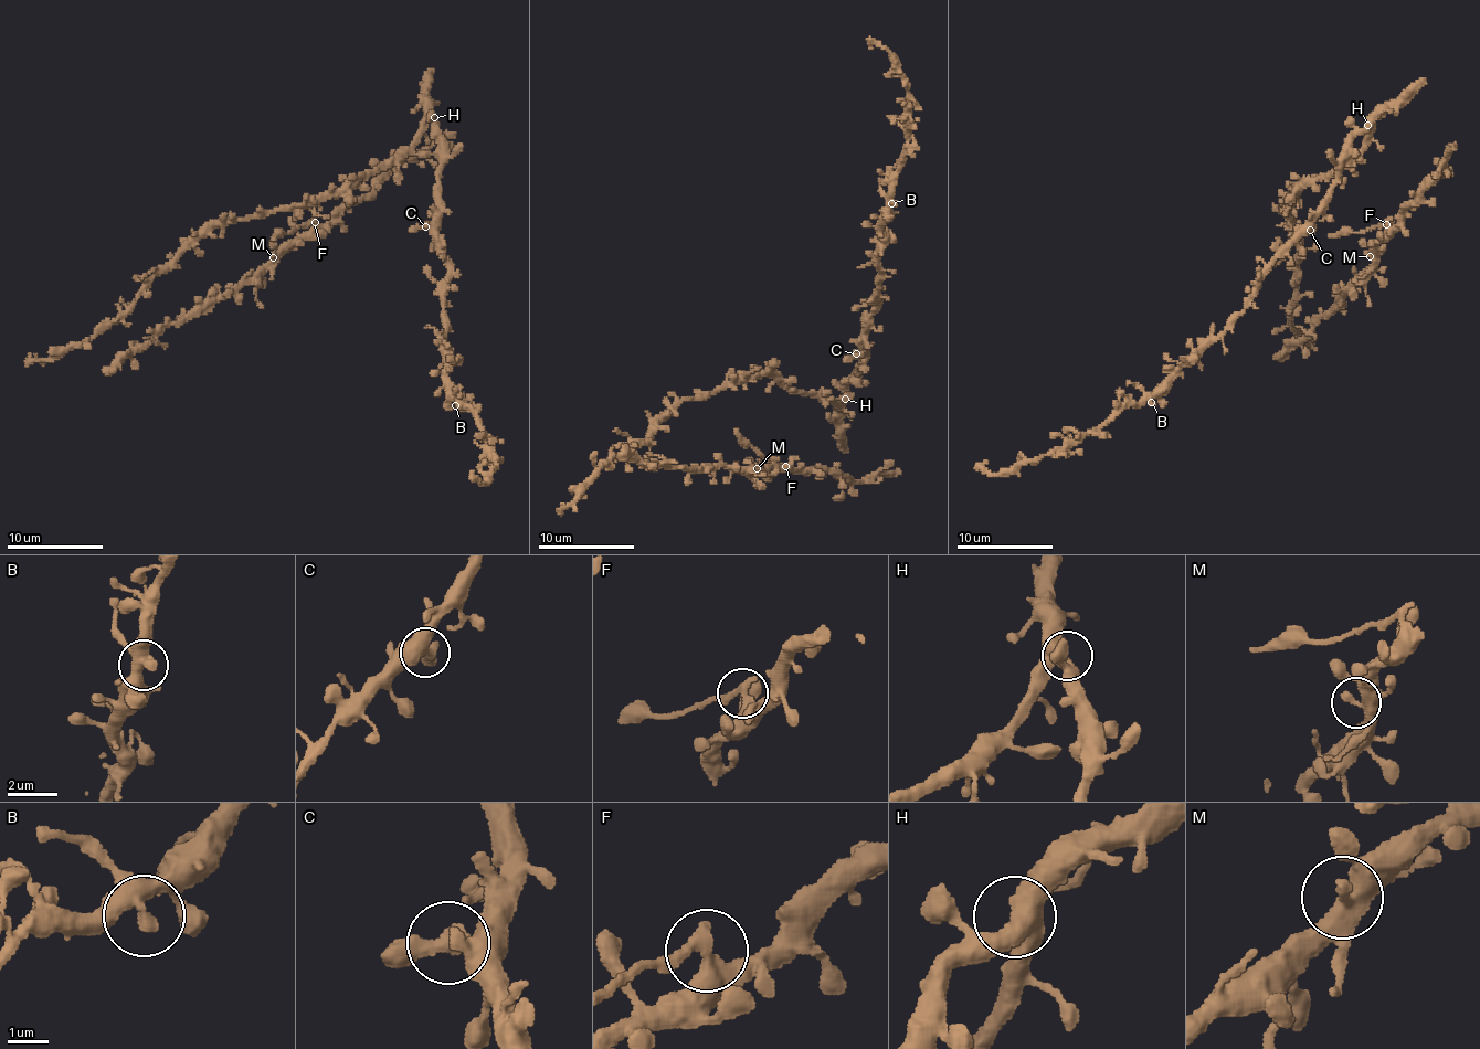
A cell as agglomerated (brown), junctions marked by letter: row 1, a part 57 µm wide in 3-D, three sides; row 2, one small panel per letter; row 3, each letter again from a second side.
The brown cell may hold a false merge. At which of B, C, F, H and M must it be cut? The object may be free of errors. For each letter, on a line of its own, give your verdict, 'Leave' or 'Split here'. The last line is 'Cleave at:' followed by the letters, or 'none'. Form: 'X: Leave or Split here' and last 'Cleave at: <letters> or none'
B: Leave
C: Leave
F: Split here
H: Leave
M: Leave
Cleave at: F

